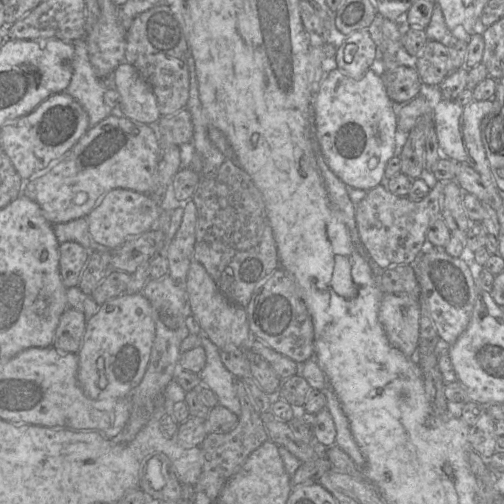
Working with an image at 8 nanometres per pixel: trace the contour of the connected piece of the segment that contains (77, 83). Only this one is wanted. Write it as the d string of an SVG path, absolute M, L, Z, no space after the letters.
M85 39L75 40L72 77L66 92L87 112L90 127L110 114L122 115L118 106L111 111L103 100L105 82L97 77L91 65Z

